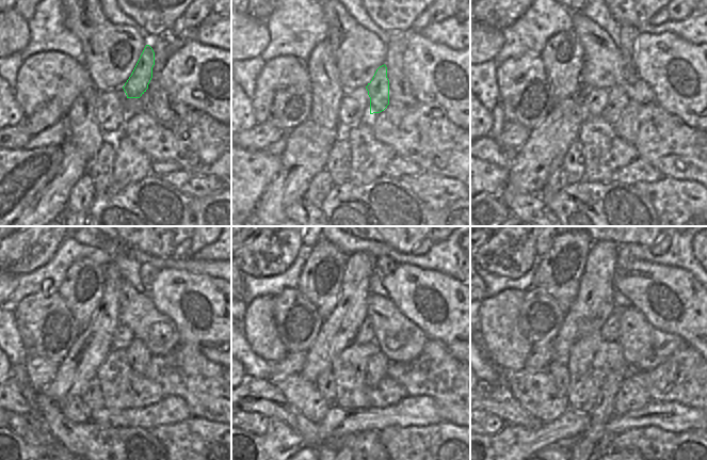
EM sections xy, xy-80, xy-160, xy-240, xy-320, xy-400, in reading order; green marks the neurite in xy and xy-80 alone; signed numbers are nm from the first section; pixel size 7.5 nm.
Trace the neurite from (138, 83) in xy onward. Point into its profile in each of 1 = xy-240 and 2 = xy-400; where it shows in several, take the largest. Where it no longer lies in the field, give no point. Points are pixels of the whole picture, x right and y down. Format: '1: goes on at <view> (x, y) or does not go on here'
1: goes on at xy-240 (139, 357)
2: goes on at xy-400 (603, 411)

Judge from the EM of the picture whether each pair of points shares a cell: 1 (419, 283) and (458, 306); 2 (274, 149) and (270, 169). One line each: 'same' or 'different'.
1: same
2: different

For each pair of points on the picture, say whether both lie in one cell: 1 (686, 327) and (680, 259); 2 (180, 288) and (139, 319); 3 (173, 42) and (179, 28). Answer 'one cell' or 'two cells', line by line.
1: two cells
2: two cells
3: two cells

